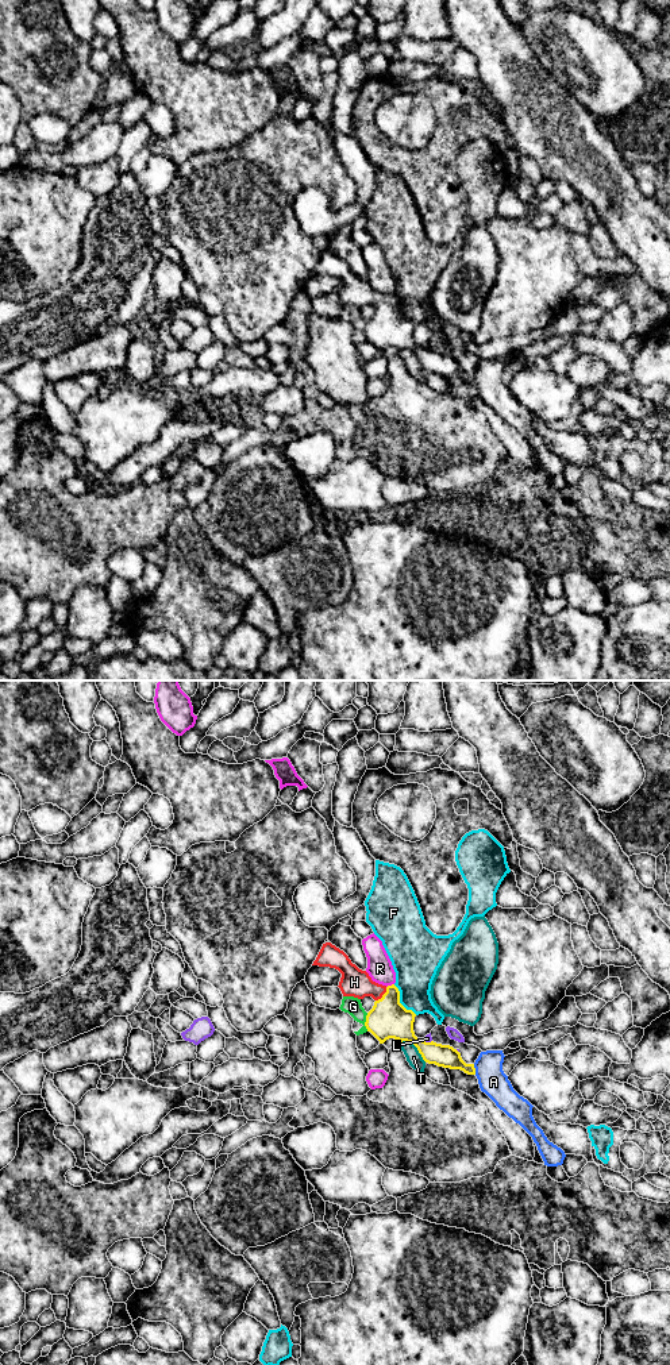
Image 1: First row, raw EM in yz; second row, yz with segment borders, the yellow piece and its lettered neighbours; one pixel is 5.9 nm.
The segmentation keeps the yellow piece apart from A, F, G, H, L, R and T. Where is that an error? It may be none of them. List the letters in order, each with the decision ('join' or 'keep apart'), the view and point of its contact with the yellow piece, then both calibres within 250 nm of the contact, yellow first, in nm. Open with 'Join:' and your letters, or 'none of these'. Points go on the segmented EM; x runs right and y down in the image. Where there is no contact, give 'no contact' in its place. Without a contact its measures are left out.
Join: H
A: keep apart; meets yellow in yz at (474, 1069); 140 nm thick on the yellow side, 170 nm on the other
F: keep apart; meets yellow in yz at (399, 1002); 240 nm thick on the yellow side, 260 nm on the other
G: keep apart; meets yellow in yz at (365, 1022); 240 nm thick on the yellow side, 100 nm on the other
H: join; meets yellow in yz at (382, 995); 240 nm thick on the yellow side, 170 nm on the other
L: keep apart; meets yellow in yz at (424, 1041); 220 nm thick on the yellow side, 50 nm on the other
R: keep apart; meets yellow in yz at (389, 986); 240 nm thick on the yellow side, 150 nm on the other
T: keep apart; meets yellow in yz at (416, 1047); 240 nm thick on the yellow side, 90 nm on the other

